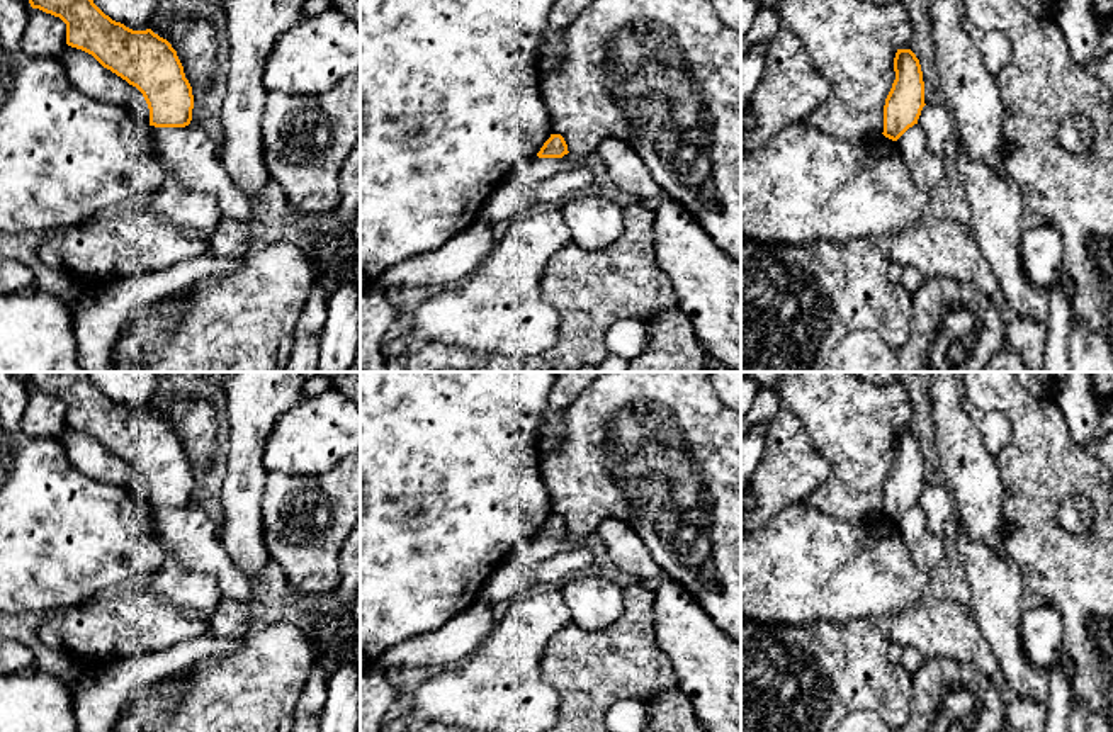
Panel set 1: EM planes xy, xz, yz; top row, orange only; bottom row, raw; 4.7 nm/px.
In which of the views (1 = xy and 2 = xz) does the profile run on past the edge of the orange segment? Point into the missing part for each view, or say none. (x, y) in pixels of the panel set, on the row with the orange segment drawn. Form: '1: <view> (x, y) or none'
1: none
2: none

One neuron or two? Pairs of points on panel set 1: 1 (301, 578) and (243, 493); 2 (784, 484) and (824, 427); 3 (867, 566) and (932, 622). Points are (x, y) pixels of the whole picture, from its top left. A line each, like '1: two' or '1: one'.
1: two
2: two
3: two

